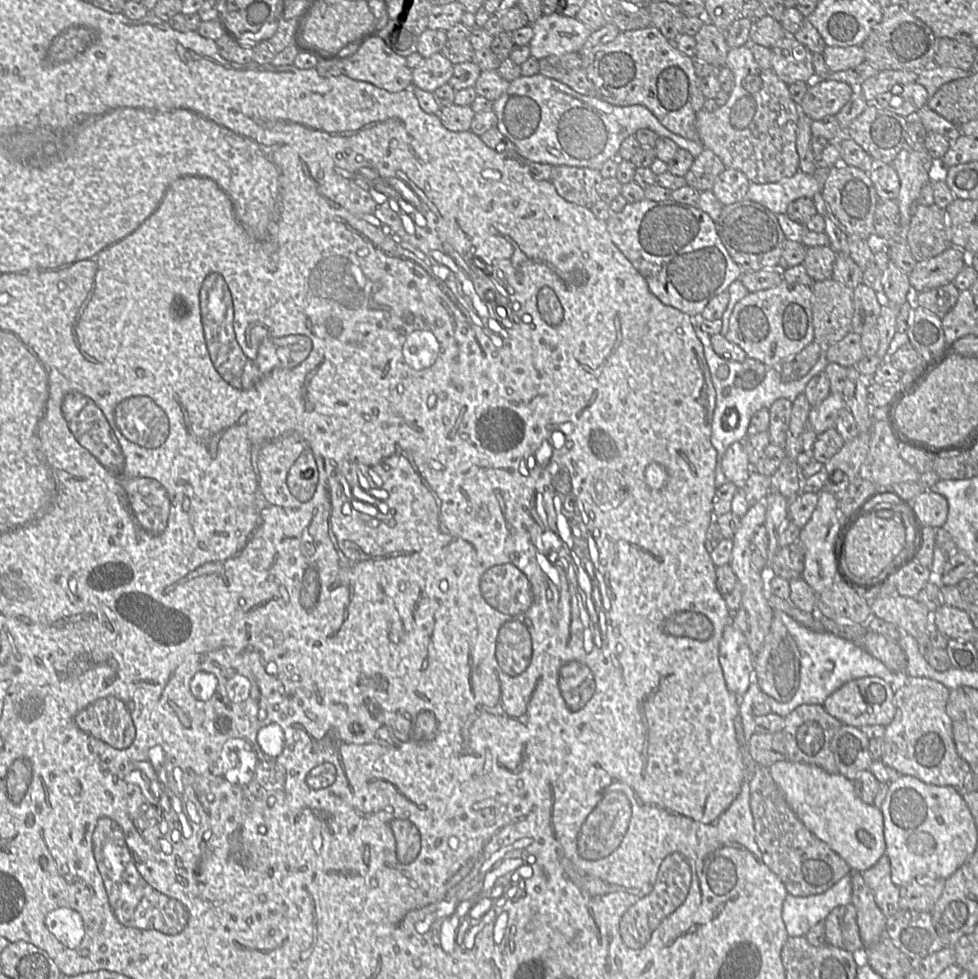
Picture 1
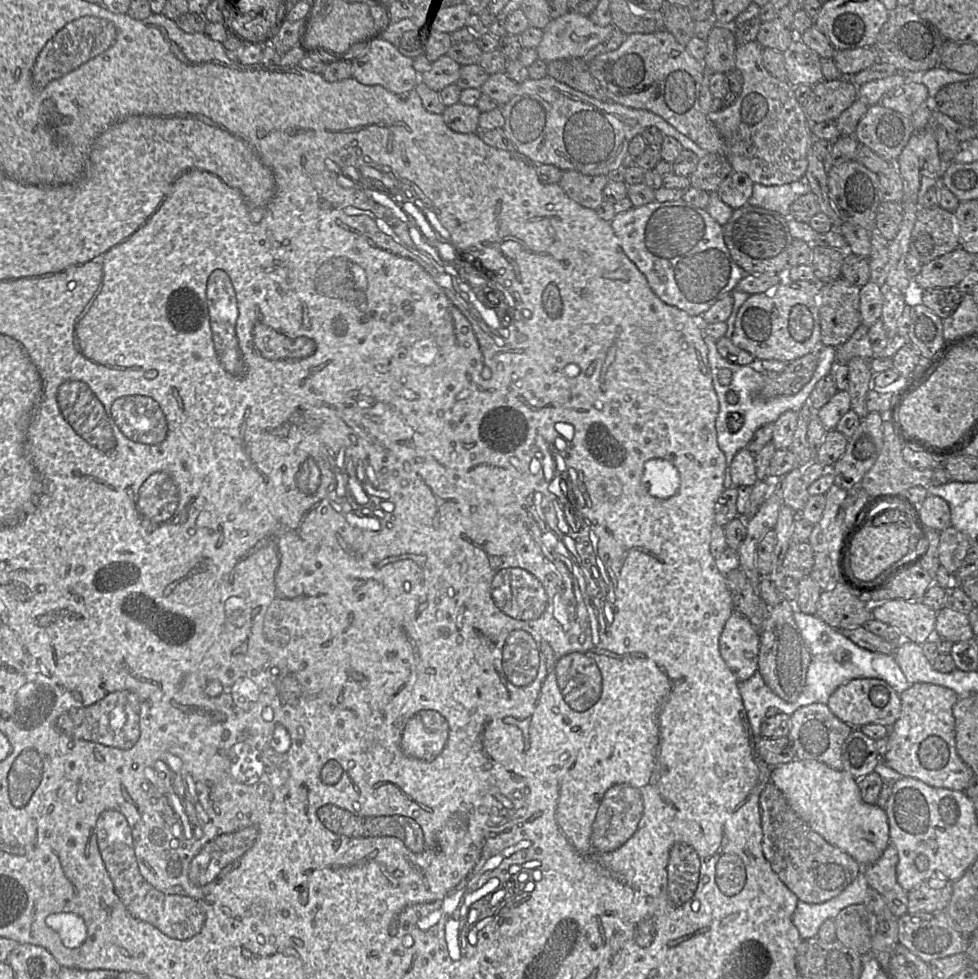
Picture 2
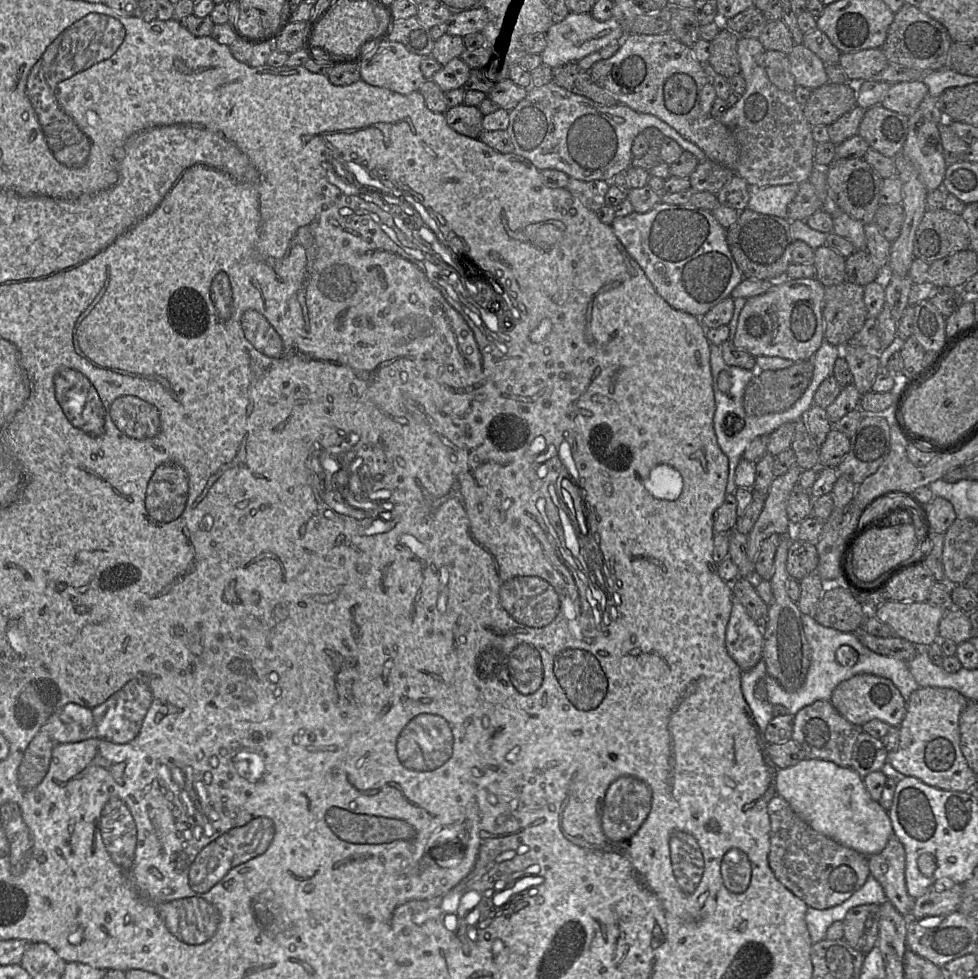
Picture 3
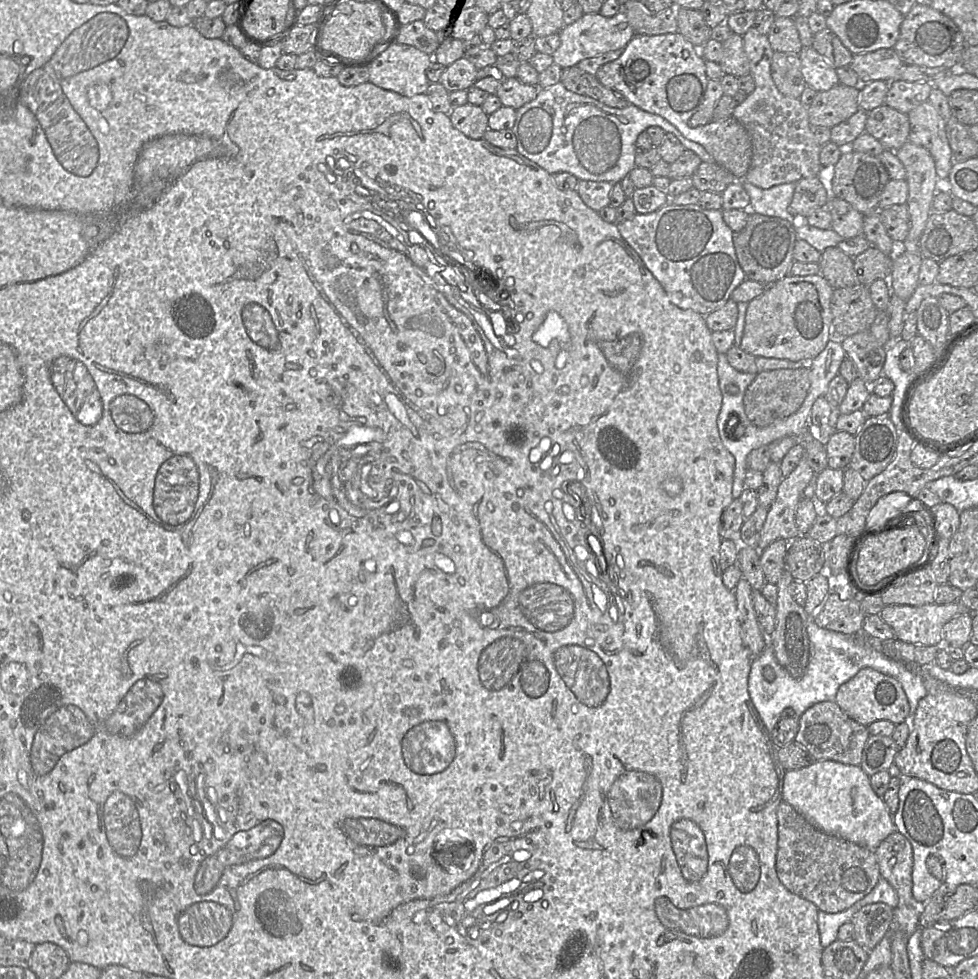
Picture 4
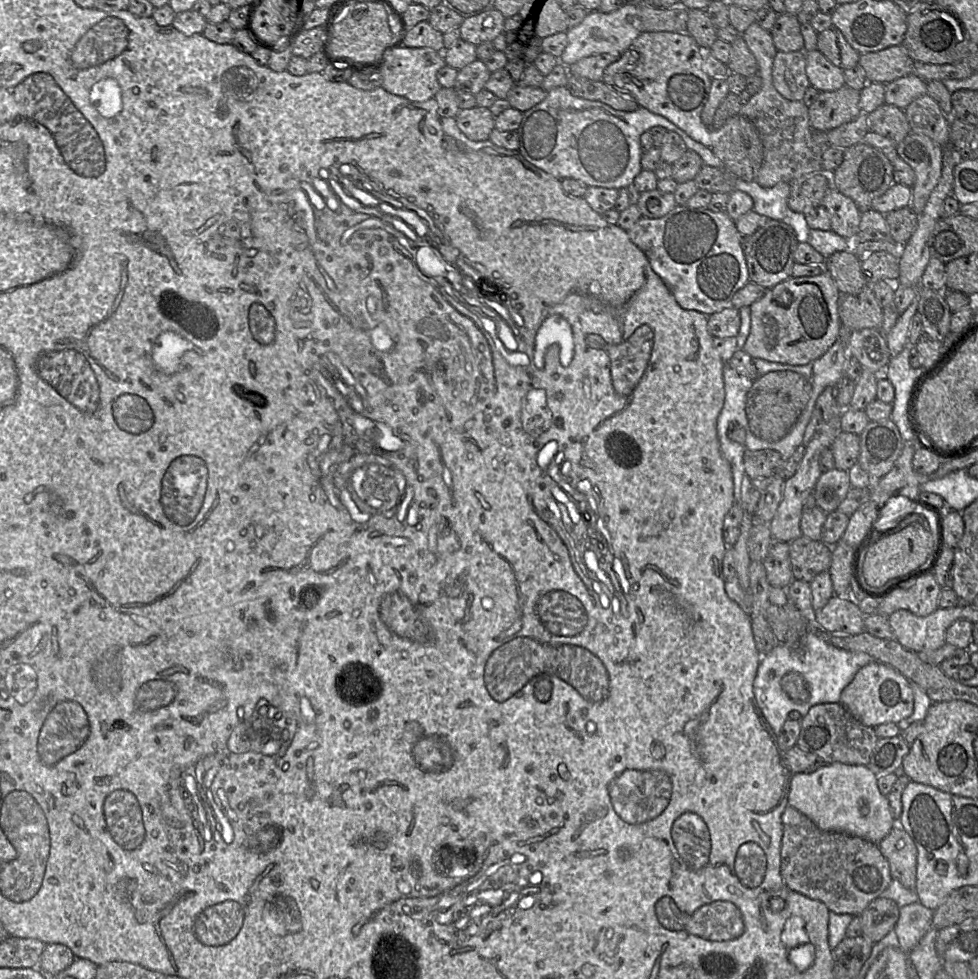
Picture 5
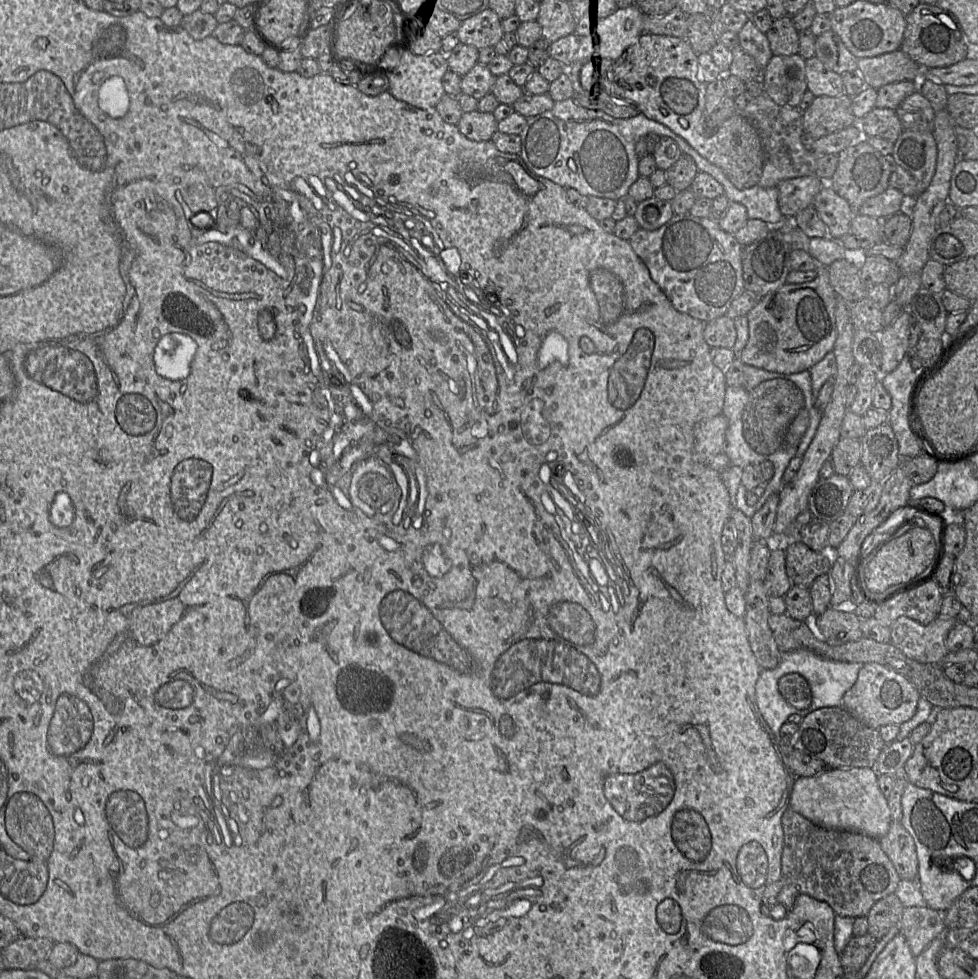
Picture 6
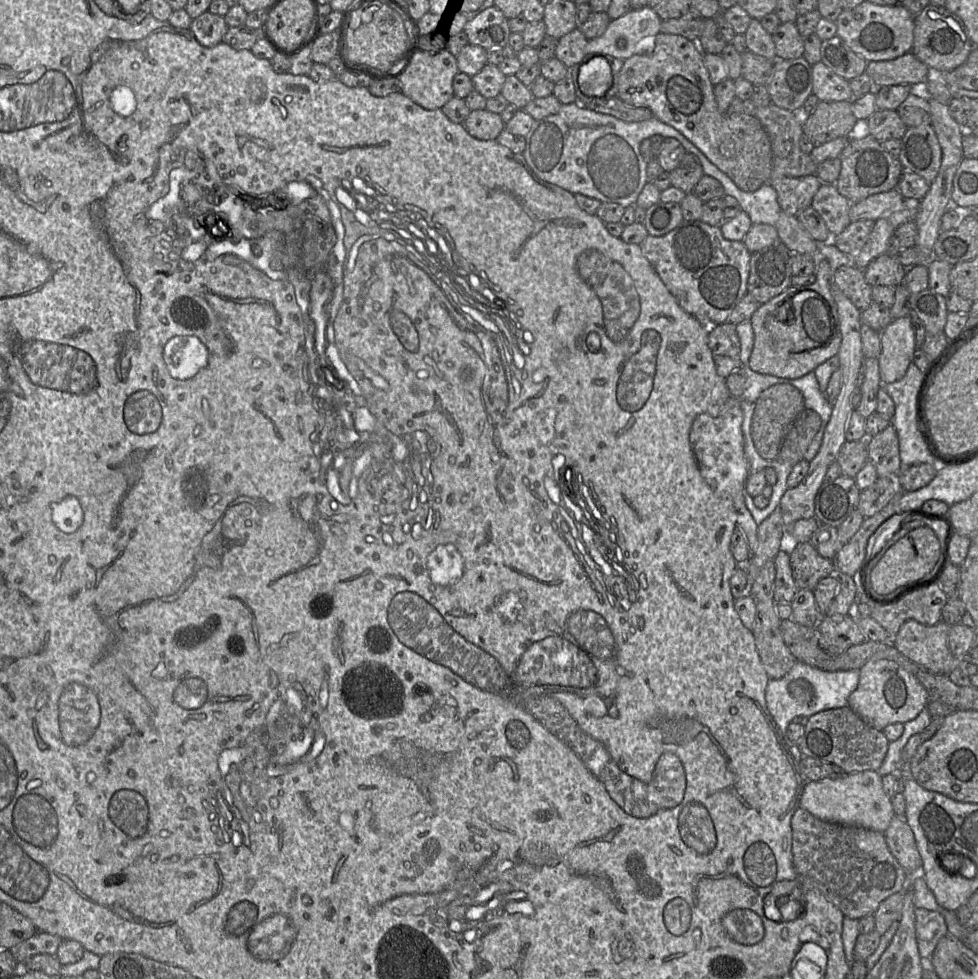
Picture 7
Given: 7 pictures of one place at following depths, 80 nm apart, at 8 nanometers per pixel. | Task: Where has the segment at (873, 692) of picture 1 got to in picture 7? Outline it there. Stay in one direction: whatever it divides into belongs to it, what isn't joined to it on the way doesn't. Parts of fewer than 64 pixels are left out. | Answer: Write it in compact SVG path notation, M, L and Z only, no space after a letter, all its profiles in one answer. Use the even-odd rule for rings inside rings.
M869 660L859 669L859 682L848 697L848 707L873 728L882 731L892 723L914 719L929 702L921 683L894 661Z

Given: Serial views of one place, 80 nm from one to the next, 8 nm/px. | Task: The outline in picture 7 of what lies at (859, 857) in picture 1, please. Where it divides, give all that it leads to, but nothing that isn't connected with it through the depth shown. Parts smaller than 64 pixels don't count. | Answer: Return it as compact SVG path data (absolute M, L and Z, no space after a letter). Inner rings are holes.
M871 770L807 781L799 807L826 822L857 826L882 833L888 828L894 816L890 797L883 790L881 776L877 771Z

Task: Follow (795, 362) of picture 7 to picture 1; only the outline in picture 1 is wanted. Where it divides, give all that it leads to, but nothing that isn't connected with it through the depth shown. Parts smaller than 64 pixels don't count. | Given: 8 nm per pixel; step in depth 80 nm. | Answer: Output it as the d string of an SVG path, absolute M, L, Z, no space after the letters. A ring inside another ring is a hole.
M783 279L773 288L749 292L735 304L725 338L767 368L778 367L814 341L811 287Z

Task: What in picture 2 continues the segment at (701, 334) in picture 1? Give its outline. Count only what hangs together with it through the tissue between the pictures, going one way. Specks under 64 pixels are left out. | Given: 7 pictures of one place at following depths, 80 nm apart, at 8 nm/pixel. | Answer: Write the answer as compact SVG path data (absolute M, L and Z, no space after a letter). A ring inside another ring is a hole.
M704 333L703 338L708 347L708 362L711 368L712 384L719 402L715 428L718 446L726 458L723 486L724 489L729 489L733 486L730 475L730 465L736 453L747 447L754 432L758 428L768 423L774 423L785 411L799 411L805 404L808 403L810 393L816 383L822 377L830 373L831 366L836 360L836 348L822 344L819 345L819 358L816 369L810 381L798 393L789 396L779 396L772 399L766 399L758 397L758 387L761 385L762 381L765 380L765 372L757 366L757 363L754 365L739 365L728 362L718 352L716 340ZM721 368L728 368L731 370L732 379L729 385L721 385L717 379L717 373ZM729 391L733 391L737 395L737 402L729 403L727 401L726 394Z

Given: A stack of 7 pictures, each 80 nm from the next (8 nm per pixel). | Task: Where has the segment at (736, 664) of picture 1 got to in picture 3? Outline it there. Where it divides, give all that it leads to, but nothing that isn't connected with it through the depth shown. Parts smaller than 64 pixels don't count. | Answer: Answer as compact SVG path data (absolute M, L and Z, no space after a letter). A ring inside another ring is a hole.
M734 597L726 627L725 645L742 672L753 668L762 659L763 630Z

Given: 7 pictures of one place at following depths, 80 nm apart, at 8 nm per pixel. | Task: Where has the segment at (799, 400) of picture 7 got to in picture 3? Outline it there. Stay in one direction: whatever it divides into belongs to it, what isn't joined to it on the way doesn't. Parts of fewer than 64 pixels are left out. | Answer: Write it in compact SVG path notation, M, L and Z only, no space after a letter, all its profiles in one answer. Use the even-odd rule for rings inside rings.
M812 359L794 362L792 366L784 369L755 371L755 375L747 384L743 395L743 407L749 415L763 416L766 414L783 412L789 409L803 395L813 376L813 362Z

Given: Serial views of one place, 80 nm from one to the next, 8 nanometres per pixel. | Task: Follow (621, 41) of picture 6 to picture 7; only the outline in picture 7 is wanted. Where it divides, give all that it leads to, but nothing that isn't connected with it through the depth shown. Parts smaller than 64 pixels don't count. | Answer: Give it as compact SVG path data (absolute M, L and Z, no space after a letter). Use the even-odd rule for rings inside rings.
M648 6L631 9L620 18L611 20L603 35L588 40L586 53L620 60L636 54L650 54L656 36L661 33L661 23L659 16Z

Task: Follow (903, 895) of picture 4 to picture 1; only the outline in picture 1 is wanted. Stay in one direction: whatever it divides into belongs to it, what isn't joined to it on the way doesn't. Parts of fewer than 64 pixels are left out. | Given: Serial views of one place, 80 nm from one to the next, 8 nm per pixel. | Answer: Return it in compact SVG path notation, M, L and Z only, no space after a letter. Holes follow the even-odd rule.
M884 853L876 864L861 873L864 881L872 890L881 912L887 918L898 913L901 910L899 907L900 890L892 882L888 856Z

